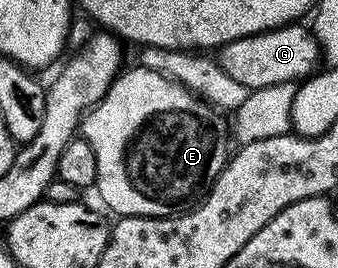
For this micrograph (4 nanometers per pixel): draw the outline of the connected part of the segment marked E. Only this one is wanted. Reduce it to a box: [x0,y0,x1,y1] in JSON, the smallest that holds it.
[81,64,229,218]

